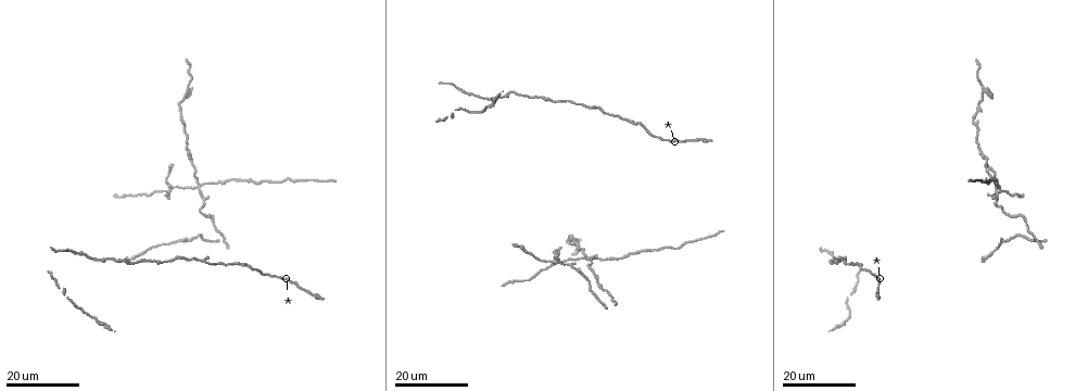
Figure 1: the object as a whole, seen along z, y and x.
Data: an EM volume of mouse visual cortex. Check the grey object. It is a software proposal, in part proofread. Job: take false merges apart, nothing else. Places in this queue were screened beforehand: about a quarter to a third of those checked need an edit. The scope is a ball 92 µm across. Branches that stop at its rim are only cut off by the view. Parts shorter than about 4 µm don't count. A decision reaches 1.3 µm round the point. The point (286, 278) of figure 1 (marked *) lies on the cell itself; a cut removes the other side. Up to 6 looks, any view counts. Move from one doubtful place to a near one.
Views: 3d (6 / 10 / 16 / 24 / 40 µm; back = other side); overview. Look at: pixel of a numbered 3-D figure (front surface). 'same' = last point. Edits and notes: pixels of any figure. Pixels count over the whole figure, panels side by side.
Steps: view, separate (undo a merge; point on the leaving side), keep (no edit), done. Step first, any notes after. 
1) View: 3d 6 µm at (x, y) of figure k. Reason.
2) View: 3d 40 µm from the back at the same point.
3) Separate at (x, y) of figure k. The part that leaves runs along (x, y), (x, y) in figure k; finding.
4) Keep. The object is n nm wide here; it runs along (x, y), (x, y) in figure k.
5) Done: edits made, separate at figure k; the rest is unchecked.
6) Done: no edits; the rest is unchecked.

View: 3d 16 µm at (997, 186) of figure 1. Four or more arms meet.

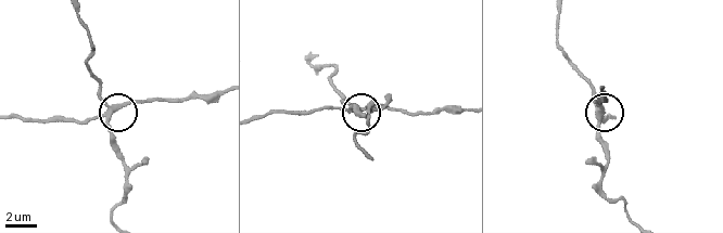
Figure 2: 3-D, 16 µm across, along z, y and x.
View: 3d 6 µm at (601, 111) of figure 2.

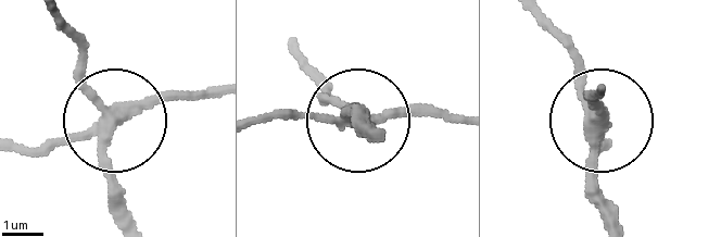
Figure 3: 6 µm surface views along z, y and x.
Separate at (110, 186) of figure 3. The side arm is 44 µm long; the part that leaves runs along (106, 129), (114, 220) in figure 3; a second cell is stuck on.

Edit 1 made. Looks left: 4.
View: overview.

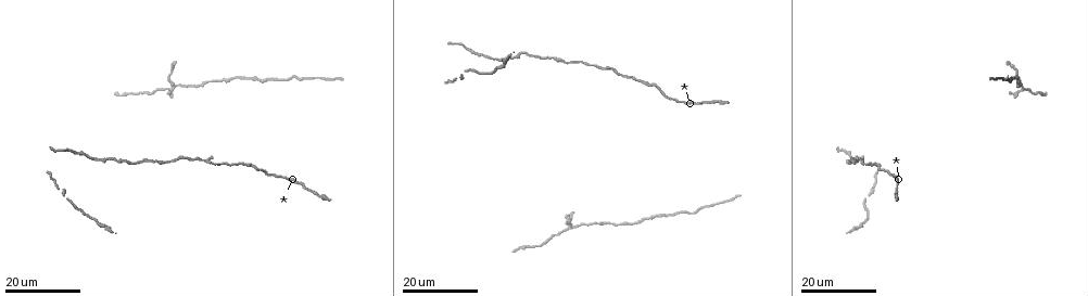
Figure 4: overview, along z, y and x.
View: 3d 24 µm at (621, 224) of figure 4. Thick turns thin.

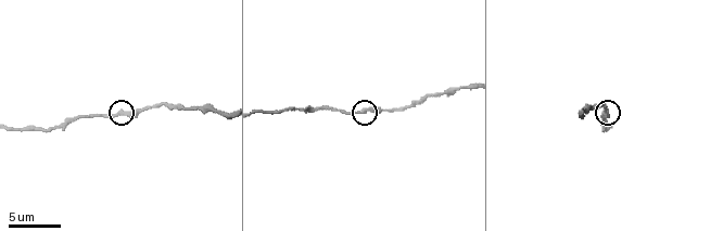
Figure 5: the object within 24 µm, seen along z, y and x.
View: 3d 6 µm at (119, 111) of figure 5.

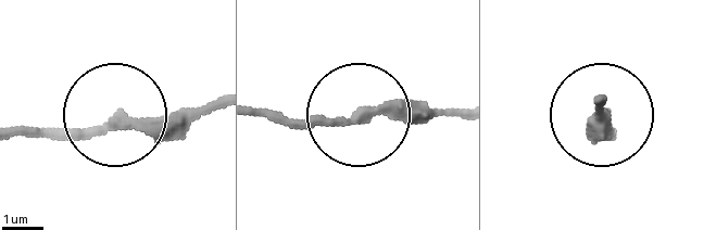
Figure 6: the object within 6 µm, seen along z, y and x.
Keep. It runs along (216, 99), (164, 116), (19, 133) in figure 6; continuous, no second cell.

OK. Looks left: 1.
Done: edits made, separate at figure 3; the rest is unchecked.

